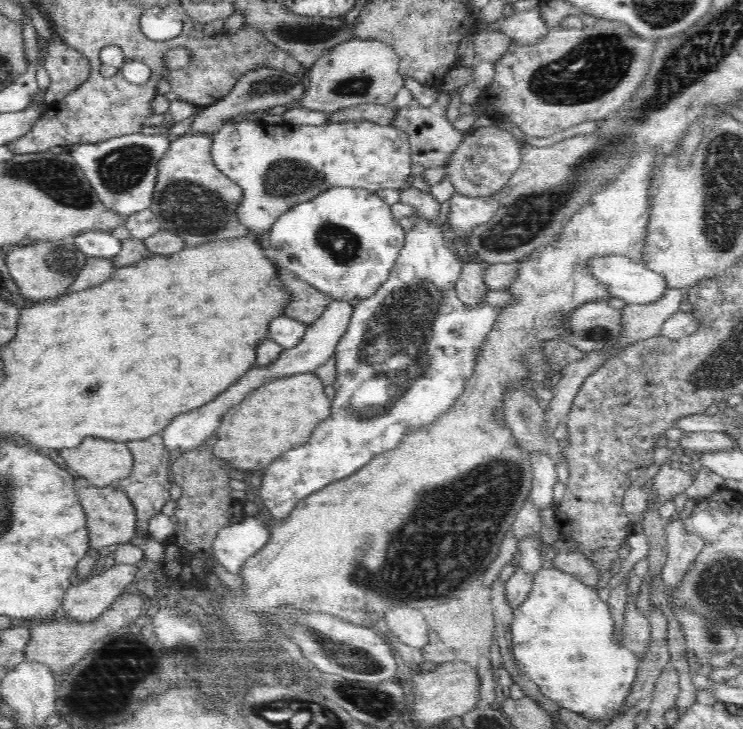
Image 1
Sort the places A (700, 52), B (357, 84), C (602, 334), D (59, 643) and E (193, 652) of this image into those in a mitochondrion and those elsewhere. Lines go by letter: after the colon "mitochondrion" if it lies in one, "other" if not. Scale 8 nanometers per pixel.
A: mitochondrion
B: mitochondrion
C: mitochondrion
D: other
E: mitochondrion

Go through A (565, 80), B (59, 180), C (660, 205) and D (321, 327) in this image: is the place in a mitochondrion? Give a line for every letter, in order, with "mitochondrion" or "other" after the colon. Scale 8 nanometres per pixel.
A: mitochondrion
B: mitochondrion
C: other
D: other

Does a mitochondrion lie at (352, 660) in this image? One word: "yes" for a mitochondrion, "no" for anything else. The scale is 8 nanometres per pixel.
yes

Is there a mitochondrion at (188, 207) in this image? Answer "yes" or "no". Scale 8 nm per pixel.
yes

